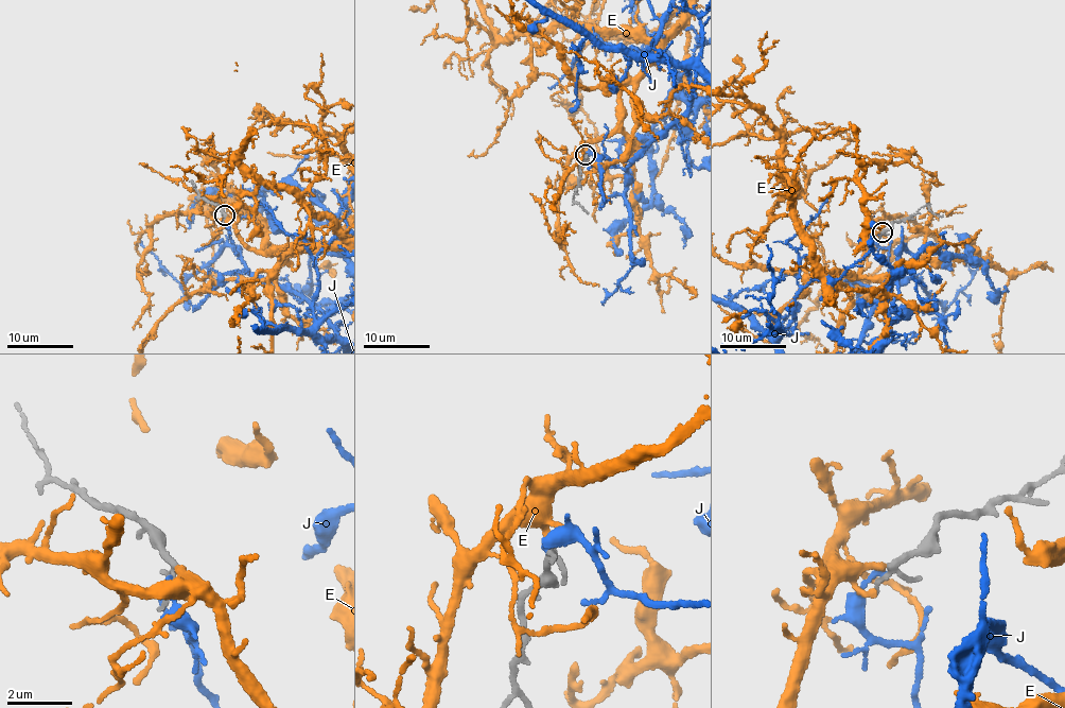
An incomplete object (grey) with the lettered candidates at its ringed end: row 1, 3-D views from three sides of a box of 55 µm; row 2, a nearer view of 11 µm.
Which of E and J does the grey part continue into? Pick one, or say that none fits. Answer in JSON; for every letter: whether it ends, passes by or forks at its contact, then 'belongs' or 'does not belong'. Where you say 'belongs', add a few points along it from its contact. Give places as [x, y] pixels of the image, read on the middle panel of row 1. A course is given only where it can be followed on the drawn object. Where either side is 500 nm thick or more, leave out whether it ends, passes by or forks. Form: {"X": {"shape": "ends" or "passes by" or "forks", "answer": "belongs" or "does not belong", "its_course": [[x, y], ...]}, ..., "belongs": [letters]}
{"E": {"shape": "ends", "answer": "belongs"}, "J": {"shape": "ends", "answer": "does not belong"}, "belongs": ["E"]}

